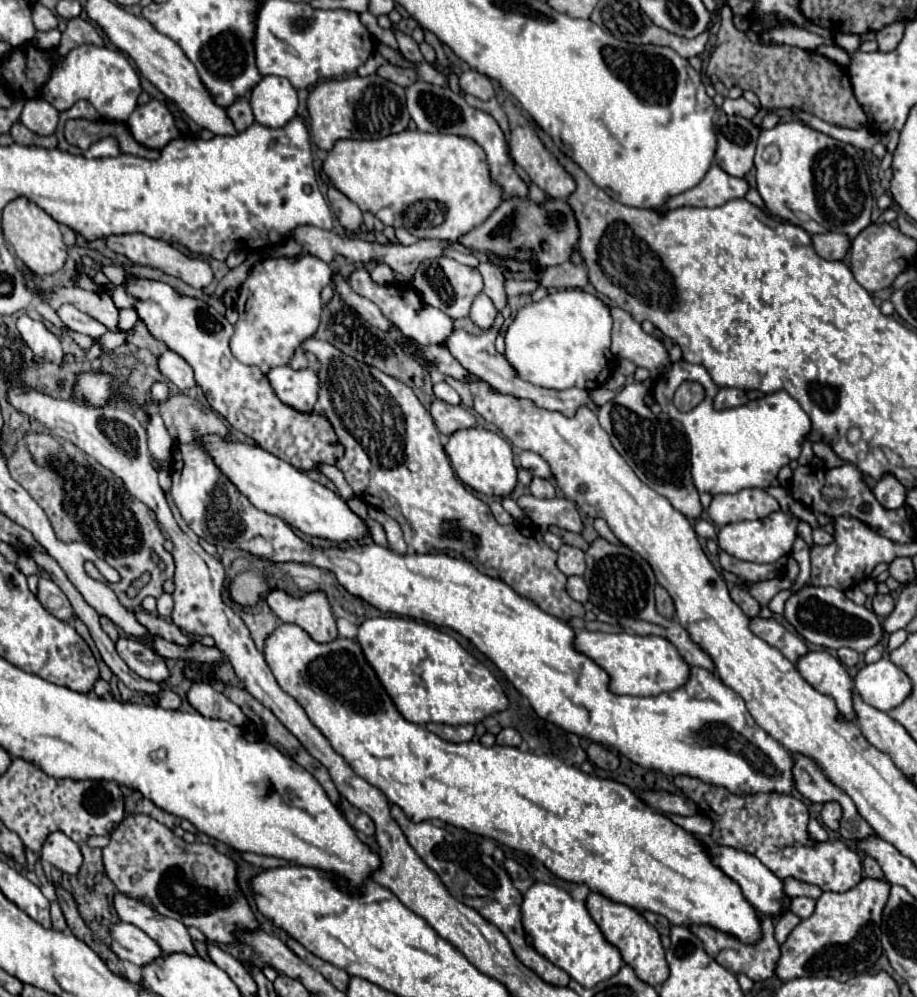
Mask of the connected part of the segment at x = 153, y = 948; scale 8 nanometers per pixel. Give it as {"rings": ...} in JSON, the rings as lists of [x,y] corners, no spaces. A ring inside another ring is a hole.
{"rings":[[[116,923],[110,927],[112,931],[112,951],[138,967],[148,965],[148,961],[156,961],[156,957],[164,957],[160,945],[150,939],[142,929],[130,923]]]}

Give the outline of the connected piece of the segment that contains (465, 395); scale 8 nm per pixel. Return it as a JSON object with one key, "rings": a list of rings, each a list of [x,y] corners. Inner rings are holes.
{"rings":[[[446,377],[446,381],[460,393],[460,397],[462,397],[462,405],[466,407],[466,409],[470,409],[472,407],[472,395],[470,395],[470,391],[468,391],[468,387],[466,385],[462,385],[460,381],[456,381],[456,379],[452,379],[452,377]]]}

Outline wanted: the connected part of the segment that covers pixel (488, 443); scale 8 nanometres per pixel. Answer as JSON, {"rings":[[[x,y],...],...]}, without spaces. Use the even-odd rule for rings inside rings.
{"rings":[[[470,427],[470,429],[460,429],[452,433],[444,445],[444,451],[460,477],[462,483],[472,487],[474,491],[486,493],[486,495],[500,495],[506,497],[516,485],[516,465],[514,465],[514,453],[510,443],[500,437],[494,431],[482,429],[482,427]]]}

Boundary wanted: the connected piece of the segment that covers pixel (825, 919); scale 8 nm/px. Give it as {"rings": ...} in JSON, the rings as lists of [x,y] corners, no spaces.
{"rings":[[[864,877],[854,889],[846,893],[822,893],[822,897],[816,901],[814,915],[802,919],[800,925],[788,935],[786,943],[780,947],[782,957],[776,967],[776,977],[782,981],[796,977],[838,979],[844,971],[852,977],[868,973],[884,953],[880,943],[880,923],[890,887],[892,885],[886,879]]]}

